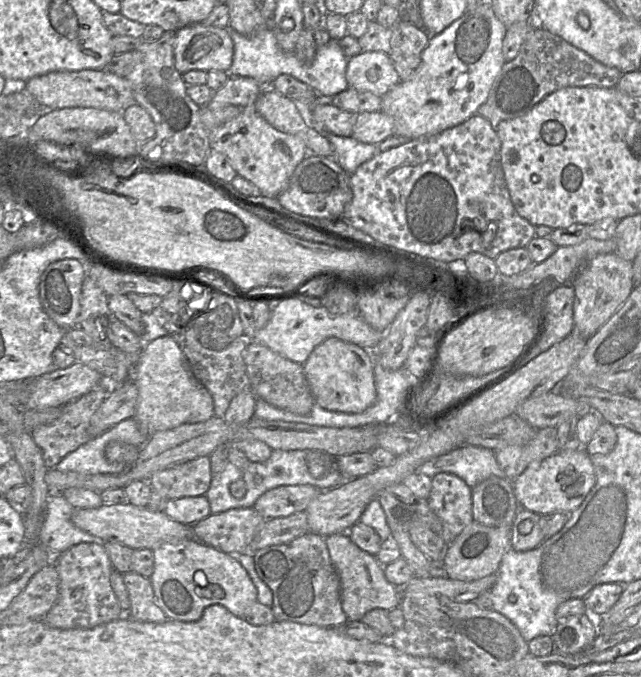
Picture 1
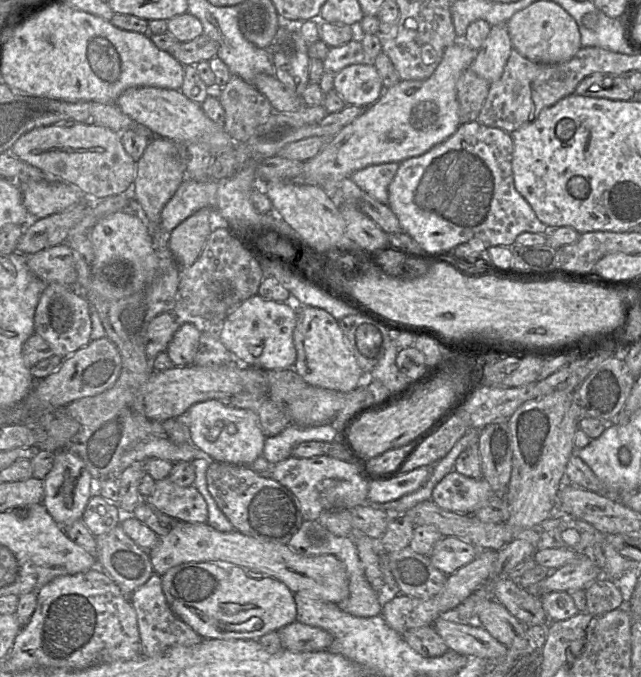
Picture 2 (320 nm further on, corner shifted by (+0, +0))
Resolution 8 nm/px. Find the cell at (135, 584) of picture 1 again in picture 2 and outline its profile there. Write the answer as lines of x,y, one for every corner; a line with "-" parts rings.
155,572
145,584
133,591
131,605
137,616
141,641
140,655
144,657
158,656
174,646
196,645
203,639
174,614
165,598
161,584
161,576

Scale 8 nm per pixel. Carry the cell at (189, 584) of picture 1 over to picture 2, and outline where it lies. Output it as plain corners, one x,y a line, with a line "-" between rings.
229,562
183,563
170,568
161,584
174,614
203,639
258,640
296,621
294,596
284,583

